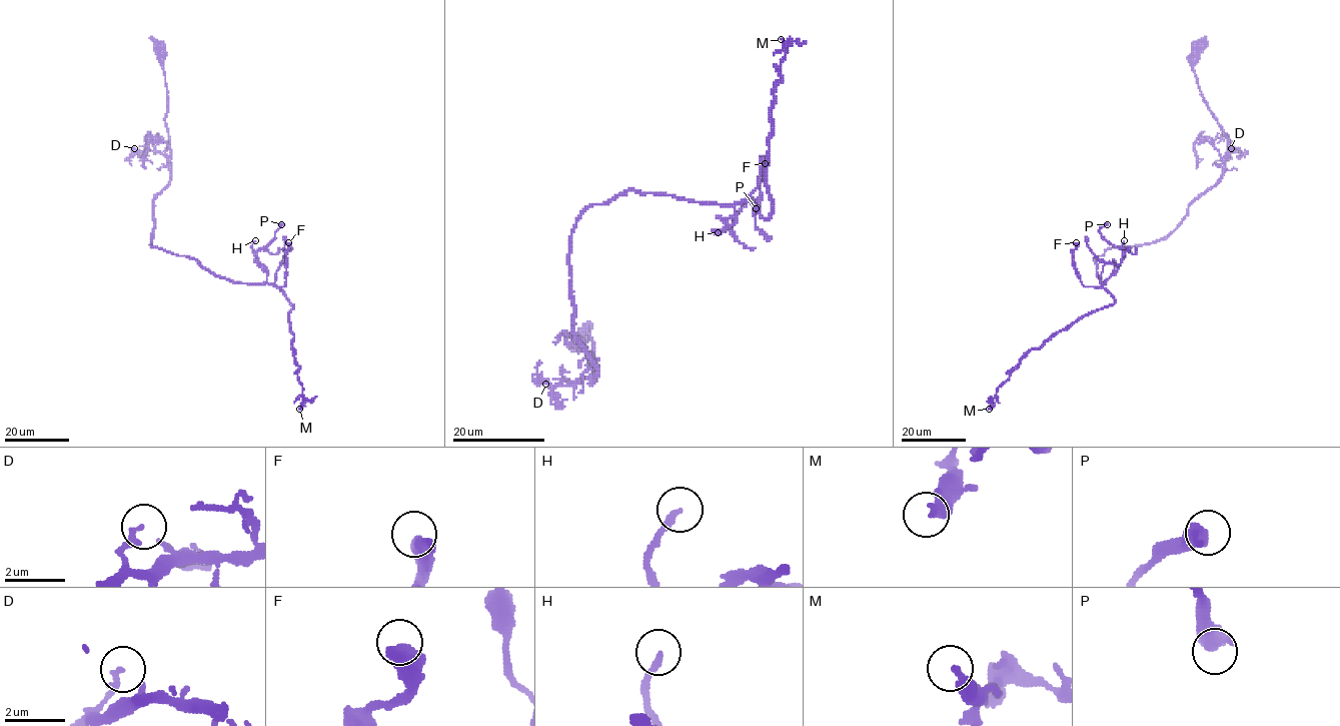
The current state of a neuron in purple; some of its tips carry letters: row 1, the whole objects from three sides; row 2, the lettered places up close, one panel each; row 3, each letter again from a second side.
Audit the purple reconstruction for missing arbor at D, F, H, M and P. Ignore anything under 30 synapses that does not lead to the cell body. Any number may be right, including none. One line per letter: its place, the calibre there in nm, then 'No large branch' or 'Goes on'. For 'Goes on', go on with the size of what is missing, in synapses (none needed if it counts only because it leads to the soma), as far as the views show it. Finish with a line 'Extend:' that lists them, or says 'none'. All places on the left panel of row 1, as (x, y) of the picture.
D: Place: (134, 148). Thickness 200 nm. No large branch
F: Place: (288, 242). Thickness 550 nm. No large branch
H: Place: (255, 240). Thickness 200 nm. No large branch
M: Place: (299, 409). Thickness 340 nm. No large branch
P: Place: (281, 224). Thickness 600 nm. No large branch
Extend: none

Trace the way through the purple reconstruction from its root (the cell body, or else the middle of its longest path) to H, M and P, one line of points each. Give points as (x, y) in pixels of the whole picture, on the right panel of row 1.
H: (1197, 47), (1198, 86), (1231, 148), (1224, 174), (1168, 236), (1096, 257), (1104, 283), (1122, 261), (1124, 240)
M: (1197, 47), (1198, 86), (1231, 148), (1224, 174), (1168, 236), (1096, 257), (1114, 302), (1031, 349), (989, 409)
P: (1197, 47), (1224, 174), (1168, 236), (1096, 257), (1104, 283), (1124, 256), (1107, 224)

